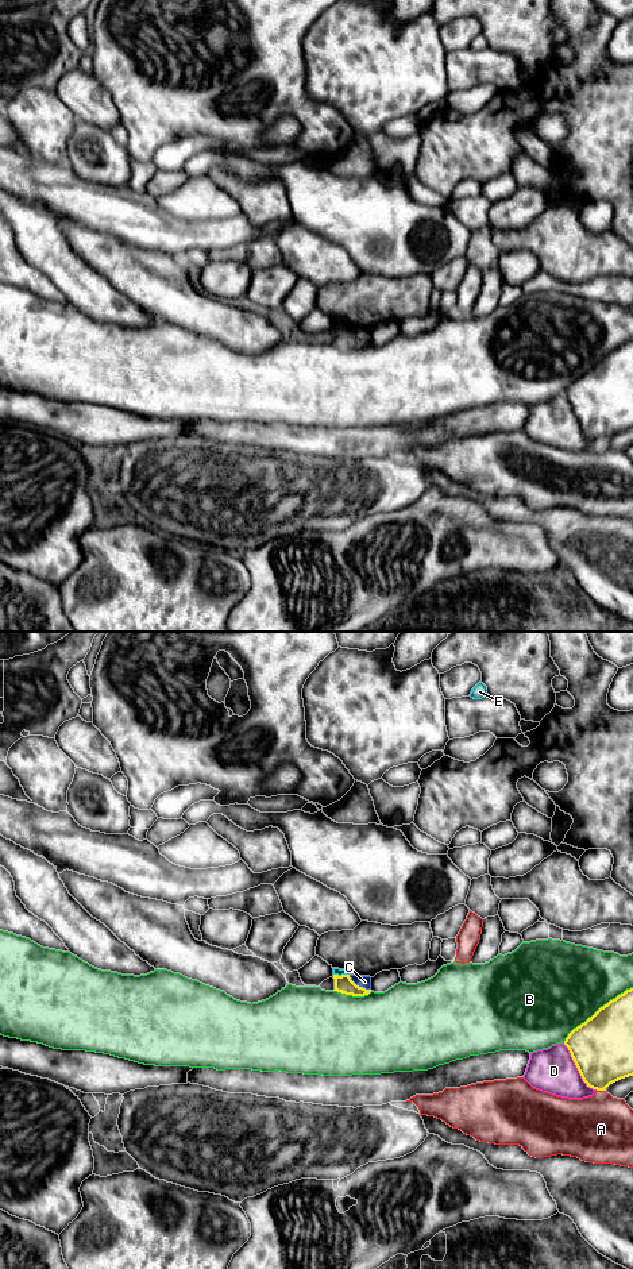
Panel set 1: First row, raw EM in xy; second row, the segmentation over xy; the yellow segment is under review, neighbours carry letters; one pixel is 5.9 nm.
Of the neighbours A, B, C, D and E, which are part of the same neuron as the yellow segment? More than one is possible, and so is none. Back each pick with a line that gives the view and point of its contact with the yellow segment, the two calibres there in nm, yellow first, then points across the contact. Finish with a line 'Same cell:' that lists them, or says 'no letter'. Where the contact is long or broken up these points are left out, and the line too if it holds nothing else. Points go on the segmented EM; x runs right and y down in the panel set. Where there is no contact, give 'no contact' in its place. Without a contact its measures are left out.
Same cell: no letter

